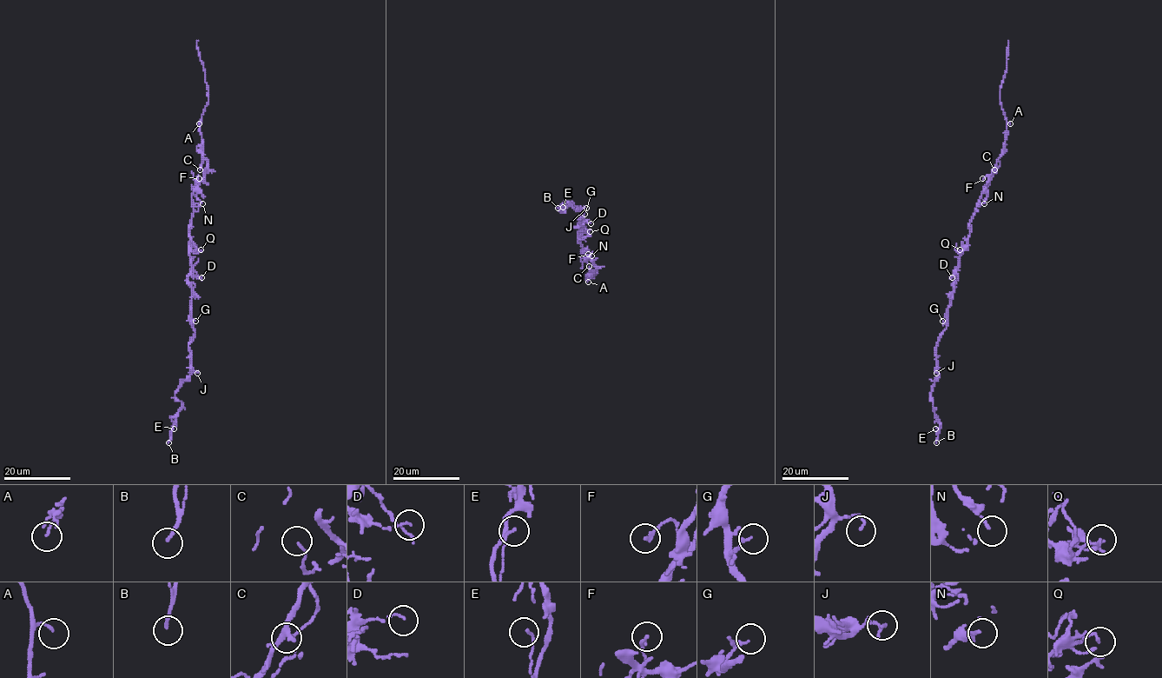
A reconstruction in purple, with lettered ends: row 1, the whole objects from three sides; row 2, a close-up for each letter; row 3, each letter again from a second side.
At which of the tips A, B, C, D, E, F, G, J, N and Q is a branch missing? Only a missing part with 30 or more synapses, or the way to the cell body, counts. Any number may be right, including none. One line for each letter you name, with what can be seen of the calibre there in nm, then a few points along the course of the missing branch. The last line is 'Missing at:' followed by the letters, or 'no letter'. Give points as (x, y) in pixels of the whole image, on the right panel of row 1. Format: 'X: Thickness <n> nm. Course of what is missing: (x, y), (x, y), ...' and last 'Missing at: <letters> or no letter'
Missing at: no letter

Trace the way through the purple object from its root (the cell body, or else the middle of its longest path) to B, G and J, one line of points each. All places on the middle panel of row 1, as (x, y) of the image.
B: (577, 237), (581, 209), (564, 202), (569, 202), (563, 211), (557, 208)
G: (577, 237), (580, 229), (576, 228), (581, 225), (579, 219), (584, 214)
J: (577, 237), (580, 229), (576, 228), (581, 225), (579, 219), (584, 215), (577, 208), (586, 208)

